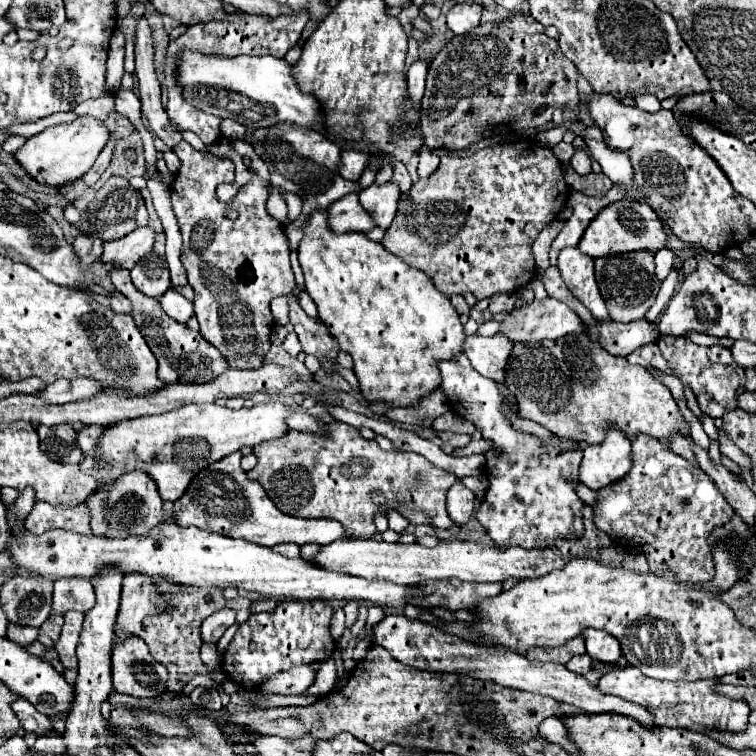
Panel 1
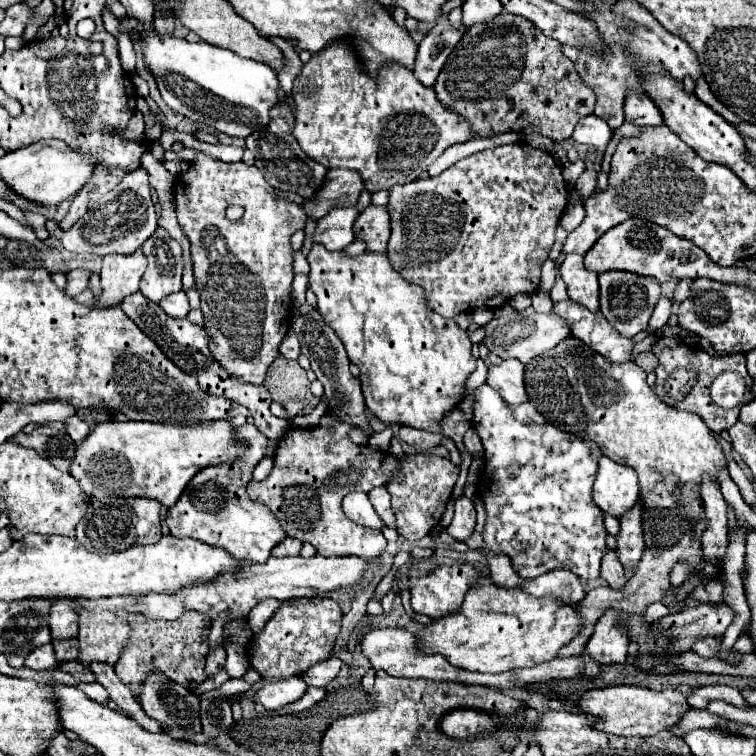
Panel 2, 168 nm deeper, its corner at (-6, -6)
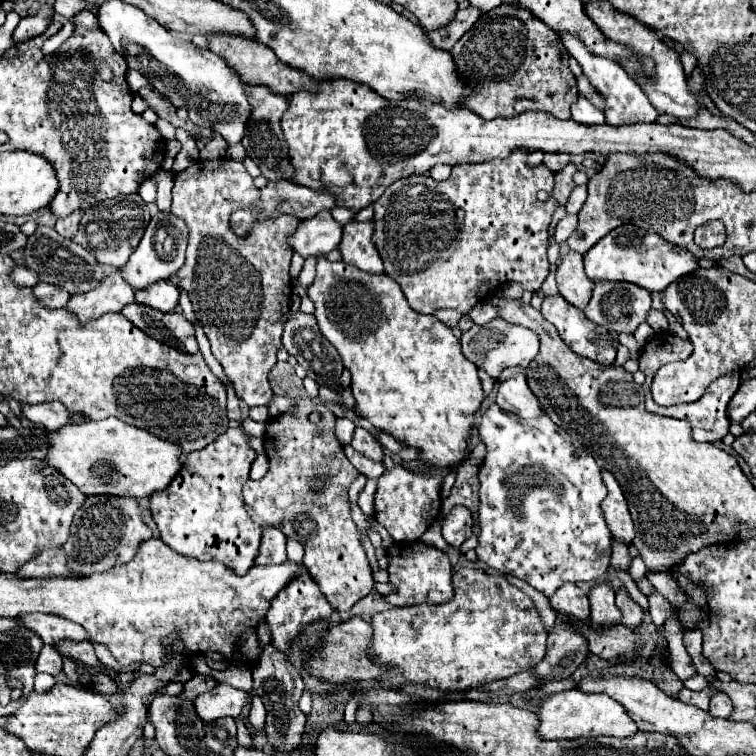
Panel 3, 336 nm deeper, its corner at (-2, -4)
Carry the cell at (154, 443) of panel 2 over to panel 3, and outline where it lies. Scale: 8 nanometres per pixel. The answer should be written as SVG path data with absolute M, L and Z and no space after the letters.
M118 418L100 422L66 424L58 432L48 432L48 454L44 464L56 468L84 494L114 494L148 498L156 490L164 490L182 468L180 448L154 438L154 434L124 424Z

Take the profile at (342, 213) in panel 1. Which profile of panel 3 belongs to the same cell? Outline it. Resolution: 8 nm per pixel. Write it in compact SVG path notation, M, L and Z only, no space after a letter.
M320 212L310 220L302 220L288 244L302 258L322 256L340 244L342 226L332 218L330 212Z

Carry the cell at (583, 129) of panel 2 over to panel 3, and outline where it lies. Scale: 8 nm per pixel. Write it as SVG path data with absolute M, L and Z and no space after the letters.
M578 96L578 100L572 106L572 120L580 122L580 124L604 124L604 112L600 108L596 108L588 98Z

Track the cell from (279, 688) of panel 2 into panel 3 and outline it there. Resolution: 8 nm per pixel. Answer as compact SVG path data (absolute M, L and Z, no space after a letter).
M218 684L214 686L214 690L202 694L196 698L194 708L196 714L204 720L204 722L214 722L218 718L238 718L244 704L250 702L250 694L238 688L232 688L228 684Z

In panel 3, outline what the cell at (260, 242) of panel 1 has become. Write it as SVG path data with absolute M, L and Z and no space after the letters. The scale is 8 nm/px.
M218 158L218 160L198 160L184 172L174 174L172 188L172 212L178 218L186 220L190 226L190 242L186 250L184 266L168 278L174 286L188 292L188 298L194 306L196 318L202 324L206 338L210 340L212 354L222 364L226 376L232 380L236 388L236 396L252 406L266 406L272 400L272 390L268 384L268 372L276 364L276 354L282 348L282 332L288 320L288 304L292 296L292 280L288 274L292 250L288 246L288 236L300 224L298 218L282 216L268 218L254 226L252 234L246 238L234 236L230 230L230 214L238 208L252 208L254 200L258 200L258 188L252 182L252 176L246 172L242 162Z

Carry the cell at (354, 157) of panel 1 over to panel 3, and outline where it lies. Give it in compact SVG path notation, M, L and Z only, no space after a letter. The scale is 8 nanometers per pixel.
M274 180L274 182L268 182L264 188L260 188L260 198L256 200L254 210L236 210L232 214L230 228L232 228L234 234L246 236L246 234L250 234L250 228L252 228L254 222L264 222L266 218L278 218L282 214L292 214L298 220L306 220L306 218L316 216L322 210L332 210L336 206L334 202L336 202L336 198L332 194L314 192L310 188L304 188L304 186L294 184L290 180Z

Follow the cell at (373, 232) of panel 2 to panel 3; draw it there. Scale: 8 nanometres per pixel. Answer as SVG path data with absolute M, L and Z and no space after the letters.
M348 222L338 246L342 260L370 274L382 274L382 260L372 244L372 222Z

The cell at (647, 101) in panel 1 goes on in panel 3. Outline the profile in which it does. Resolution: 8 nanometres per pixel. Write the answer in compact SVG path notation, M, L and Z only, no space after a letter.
M560 34L560 40L564 42L566 50L578 60L578 64L582 66L584 76L588 78L588 82L592 84L592 88L604 98L604 114L606 114L606 122L608 124L656 122L656 118L658 118L656 108L650 104L650 100L644 94L644 90L626 74L626 70L618 62L606 60L606 58L598 58L598 56L590 54L586 50L586 46L582 46L582 42L578 42L578 38L572 38L570 34Z

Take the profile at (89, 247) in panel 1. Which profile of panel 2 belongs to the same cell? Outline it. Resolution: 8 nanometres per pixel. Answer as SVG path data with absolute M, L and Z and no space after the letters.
M76 268L76 270L70 270L66 280L68 280L68 288L66 288L66 294L68 296L76 296L80 294L86 286L88 286L88 280L90 280L90 270L88 268Z

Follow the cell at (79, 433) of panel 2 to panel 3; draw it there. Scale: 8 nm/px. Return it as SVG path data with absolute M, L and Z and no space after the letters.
M42 402L42 404L22 404L22 414L36 422L42 424L46 430L58 430L62 424L70 424L70 412L62 402Z

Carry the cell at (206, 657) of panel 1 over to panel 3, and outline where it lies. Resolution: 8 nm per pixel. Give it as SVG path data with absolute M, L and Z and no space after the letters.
M236 718L236 722L238 722L238 744L240 744L242 748L254 748L252 736L250 736L248 728L244 726L244 722L242 722L240 718Z

